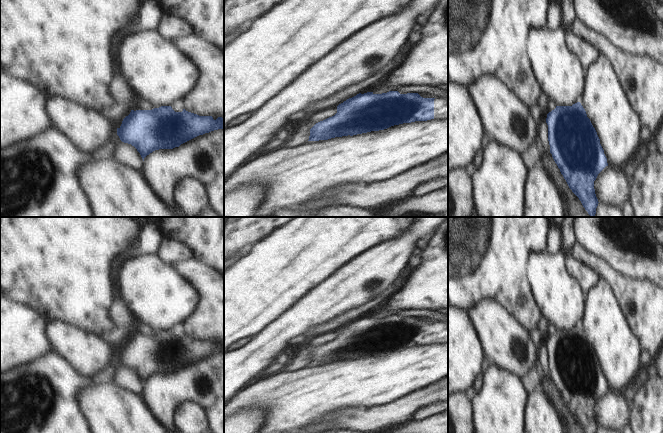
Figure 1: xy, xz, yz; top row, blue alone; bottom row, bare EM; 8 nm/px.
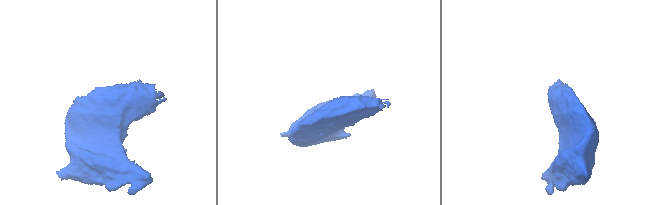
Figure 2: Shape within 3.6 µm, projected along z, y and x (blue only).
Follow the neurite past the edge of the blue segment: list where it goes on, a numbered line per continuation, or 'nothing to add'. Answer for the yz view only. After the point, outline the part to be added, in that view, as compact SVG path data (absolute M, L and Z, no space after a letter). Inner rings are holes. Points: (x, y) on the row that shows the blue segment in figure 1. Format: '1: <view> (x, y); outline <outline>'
nothing to add

